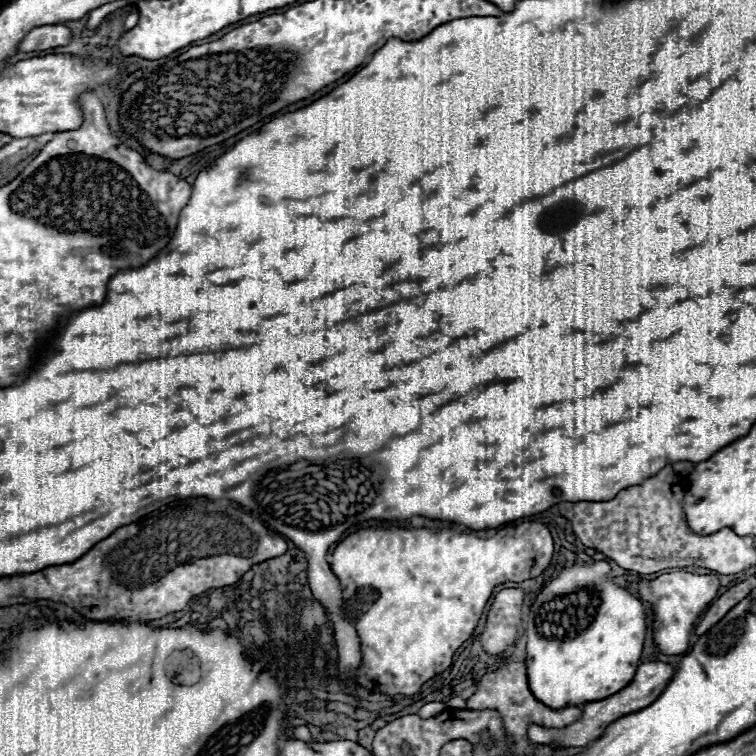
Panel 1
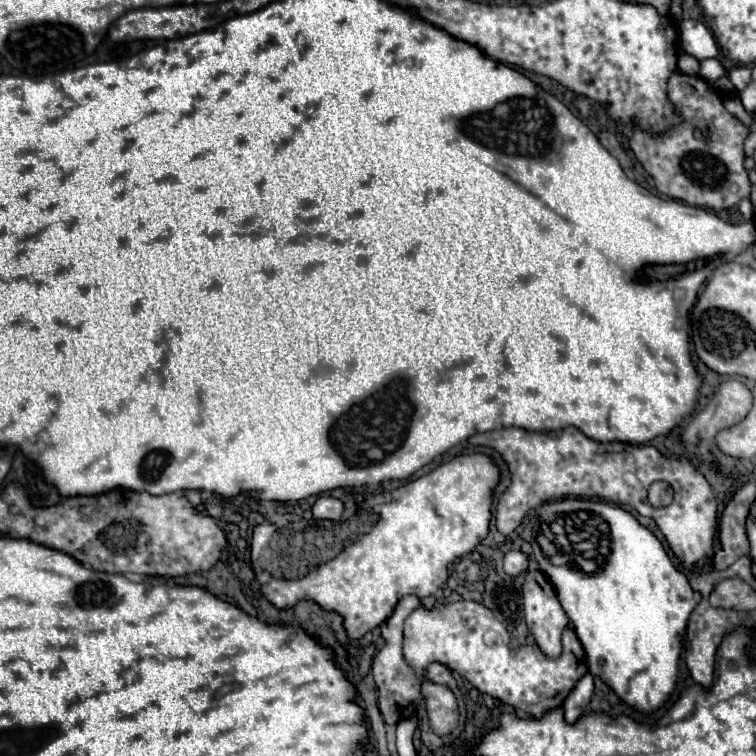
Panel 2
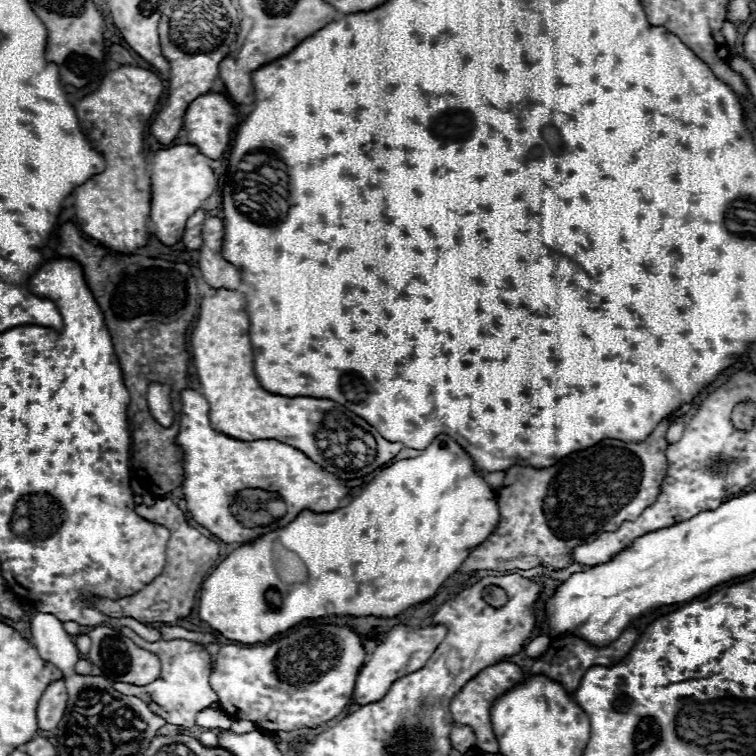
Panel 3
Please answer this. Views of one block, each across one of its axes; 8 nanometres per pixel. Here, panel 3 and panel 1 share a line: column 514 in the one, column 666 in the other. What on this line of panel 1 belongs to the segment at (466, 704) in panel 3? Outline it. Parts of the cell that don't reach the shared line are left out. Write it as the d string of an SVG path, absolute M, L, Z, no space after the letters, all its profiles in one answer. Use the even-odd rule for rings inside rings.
M644 662L644 664L638 666L634 680L624 690L620 690L620 692L616 692L616 694L612 694L604 700L586 702L580 720L576 720L576 722L572 722L570 726L564 726L564 728L544 728L544 726L538 726L538 724L530 724L528 726L528 738L530 738L532 744L538 744L538 746L552 746L552 744L564 746L564 748L586 746L592 740L596 740L606 730L606 726L612 724L614 720L650 706L662 694L662 690L668 686L672 676L674 676L674 666L664 664L664 662Z

